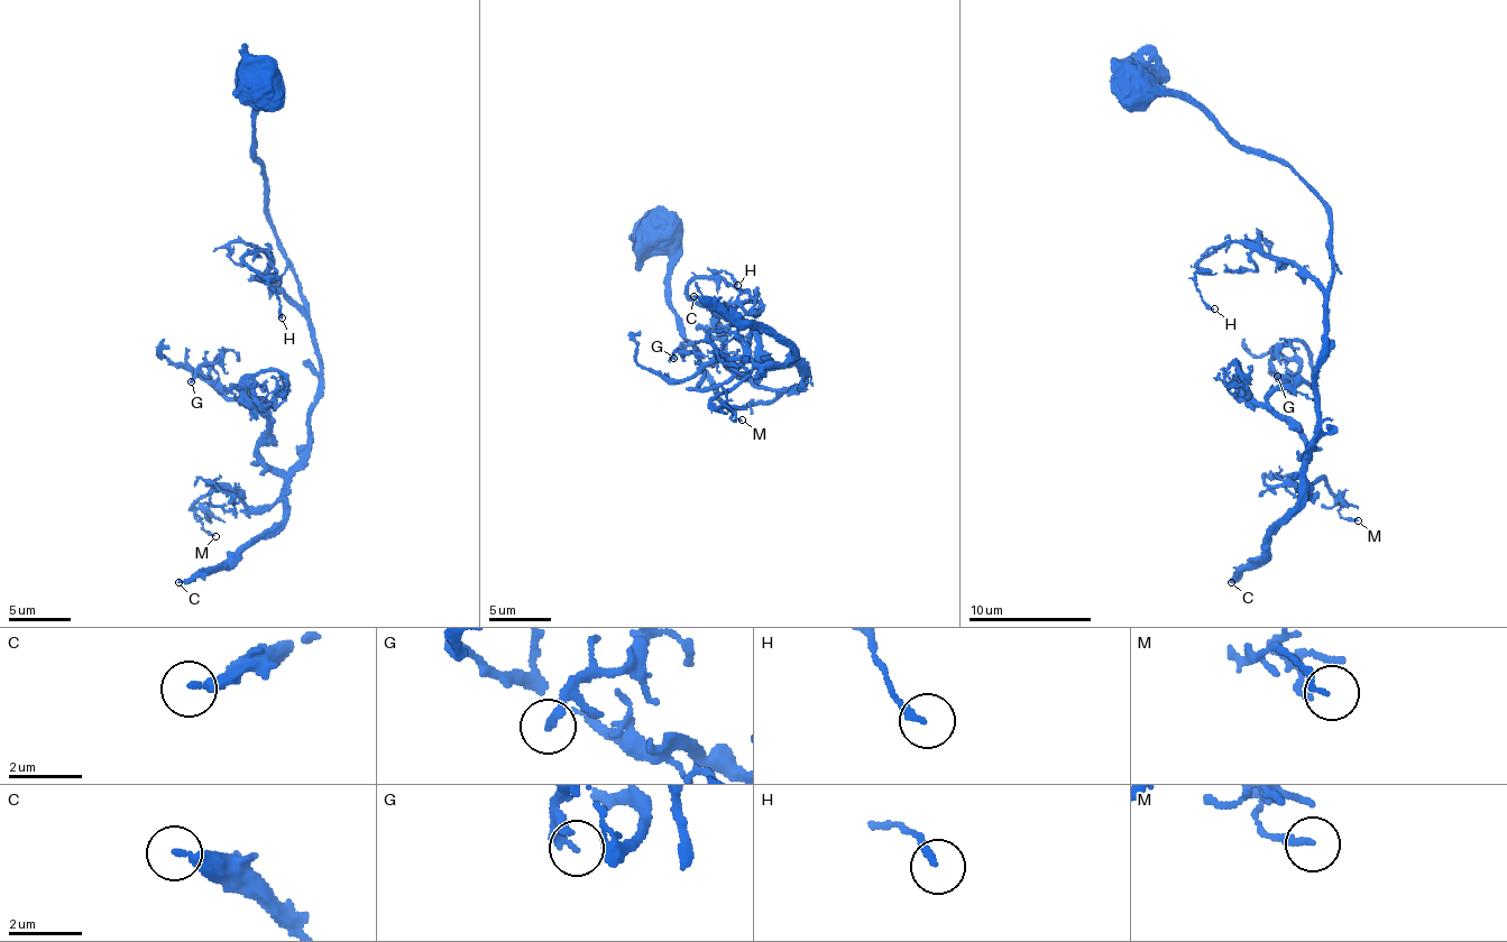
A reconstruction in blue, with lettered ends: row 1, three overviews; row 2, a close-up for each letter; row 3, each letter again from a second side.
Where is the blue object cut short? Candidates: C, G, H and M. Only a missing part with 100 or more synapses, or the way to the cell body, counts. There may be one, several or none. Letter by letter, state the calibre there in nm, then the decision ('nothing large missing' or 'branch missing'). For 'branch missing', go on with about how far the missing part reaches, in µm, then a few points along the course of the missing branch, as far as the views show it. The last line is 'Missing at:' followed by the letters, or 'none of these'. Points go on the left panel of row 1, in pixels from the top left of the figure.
C: calibre 280 nm; branch missing; missing 300 µm
G: calibre 180 nm; nothing large missing
H: calibre 180 nm; nothing large missing
M: calibre 160 nm; nothing large missing
Missing at: C

